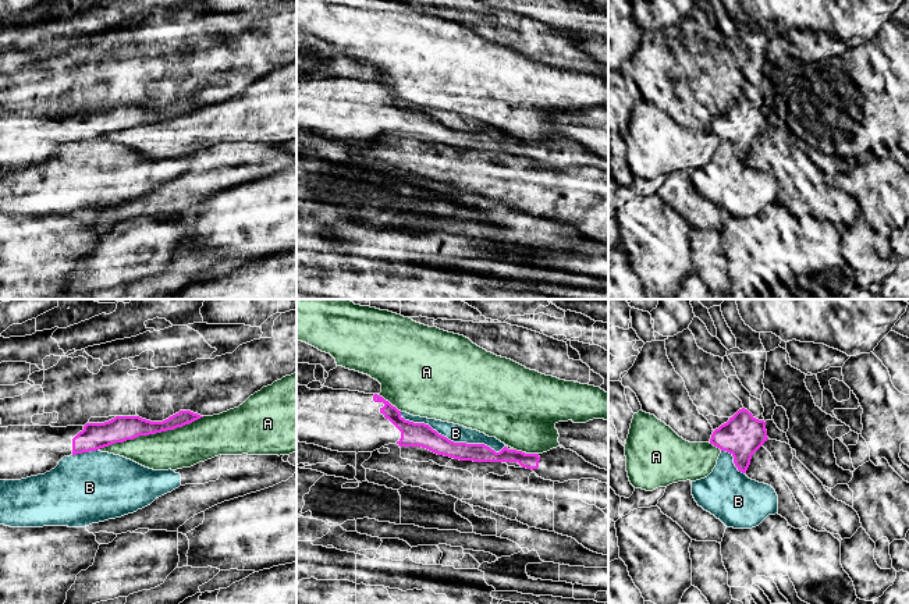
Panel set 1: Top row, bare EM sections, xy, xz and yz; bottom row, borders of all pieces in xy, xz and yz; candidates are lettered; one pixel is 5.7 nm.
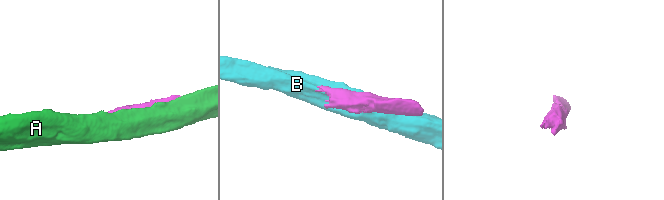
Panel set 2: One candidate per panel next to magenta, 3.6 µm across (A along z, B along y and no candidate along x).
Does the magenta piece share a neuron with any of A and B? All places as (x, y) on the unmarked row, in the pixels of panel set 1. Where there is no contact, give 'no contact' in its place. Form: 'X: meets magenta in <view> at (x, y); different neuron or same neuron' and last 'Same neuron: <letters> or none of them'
A: meets magenta in xy at (151, 121); different neuron
B: meets magenta in xz at (450, 128); different neuron
Same neuron: none of them

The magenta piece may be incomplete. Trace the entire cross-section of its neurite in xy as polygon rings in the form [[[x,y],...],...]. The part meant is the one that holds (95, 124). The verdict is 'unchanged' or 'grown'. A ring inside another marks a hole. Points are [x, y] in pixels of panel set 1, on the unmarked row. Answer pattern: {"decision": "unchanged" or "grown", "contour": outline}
{"decision": "grown", "contour": [[[180,99],[163,110],[139,104],[116,104],[85,114],[8,114],[0,116],[0,168],[21,168],[45,163],[64,145],[96,139],[139,124],[156,122],[189,113],[203,104]]]}

